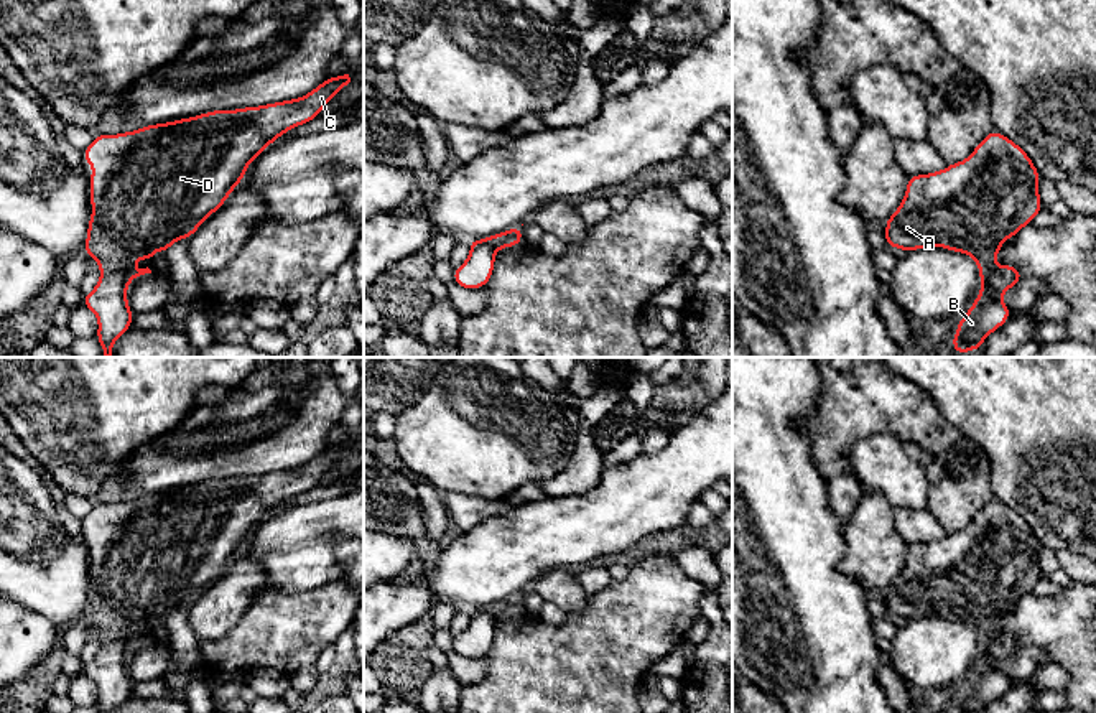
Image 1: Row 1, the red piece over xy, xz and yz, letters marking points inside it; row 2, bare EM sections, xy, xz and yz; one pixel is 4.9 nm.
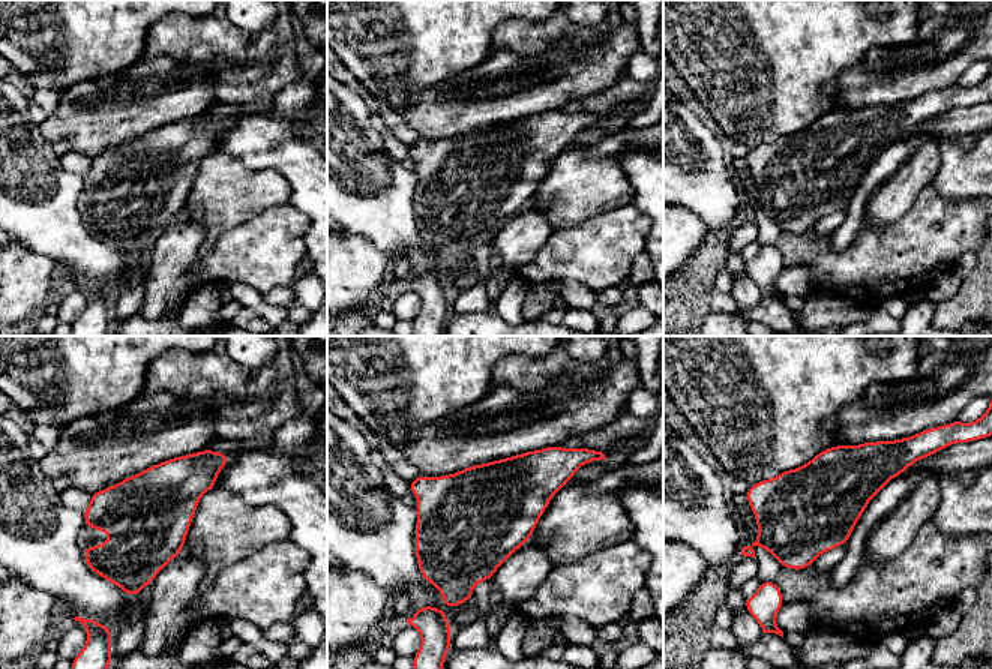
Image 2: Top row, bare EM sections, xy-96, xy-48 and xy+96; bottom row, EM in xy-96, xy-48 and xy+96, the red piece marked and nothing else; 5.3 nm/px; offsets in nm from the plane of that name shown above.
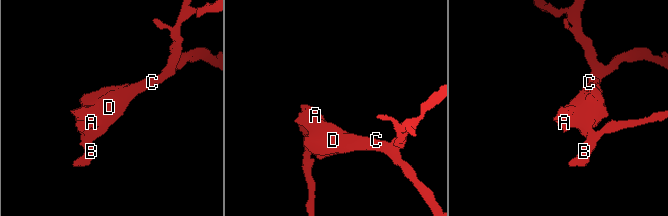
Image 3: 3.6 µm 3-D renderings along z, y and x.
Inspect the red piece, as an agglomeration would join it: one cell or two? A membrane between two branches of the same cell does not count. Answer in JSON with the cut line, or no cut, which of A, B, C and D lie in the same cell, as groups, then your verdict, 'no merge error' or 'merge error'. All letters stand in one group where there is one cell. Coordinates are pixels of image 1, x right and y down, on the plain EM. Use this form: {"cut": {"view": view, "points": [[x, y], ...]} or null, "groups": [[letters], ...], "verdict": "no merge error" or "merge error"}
{"cut": {"view": "xy", "points": [[102, 643], [122, 641], [129, 651]]}, "groups": [["A", "C", "D"], ["B"]], "verdict": "merge error"}

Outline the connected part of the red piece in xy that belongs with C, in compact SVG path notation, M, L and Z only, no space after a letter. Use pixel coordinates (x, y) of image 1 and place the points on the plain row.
M349 443L327 446L303 466L281 469L257 476L234 479L211 479L189 487L140 496L135 501L115 504L97 502L92 512L82 520L82 529L92 532L91 575L92 585L87 594L84 619L95 627L100 642L123 641L127 649L151 642L146 637L135 637L133 627L155 629L153 621L166 621L179 608L191 608L201 593L224 575L229 563L242 550L248 534L280 504L311 491L334 464L351 451Z

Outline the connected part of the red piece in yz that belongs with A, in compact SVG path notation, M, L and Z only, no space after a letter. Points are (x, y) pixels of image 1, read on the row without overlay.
M994 497L966 529L951 532L941 540L908 545L900 575L885 590L885 616L897 616L908 622L938 614L968 622L976 629L984 654L1002 613L1045 580L1038 548L1040 542L1030 525Z

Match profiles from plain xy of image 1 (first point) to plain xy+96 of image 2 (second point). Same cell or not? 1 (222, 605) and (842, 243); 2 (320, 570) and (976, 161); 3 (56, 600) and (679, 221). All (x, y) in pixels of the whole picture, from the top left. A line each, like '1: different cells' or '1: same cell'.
1: different cells
2: same cell
3: different cells

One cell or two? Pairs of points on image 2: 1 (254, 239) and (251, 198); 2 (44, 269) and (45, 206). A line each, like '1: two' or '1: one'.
1: two
2: two

